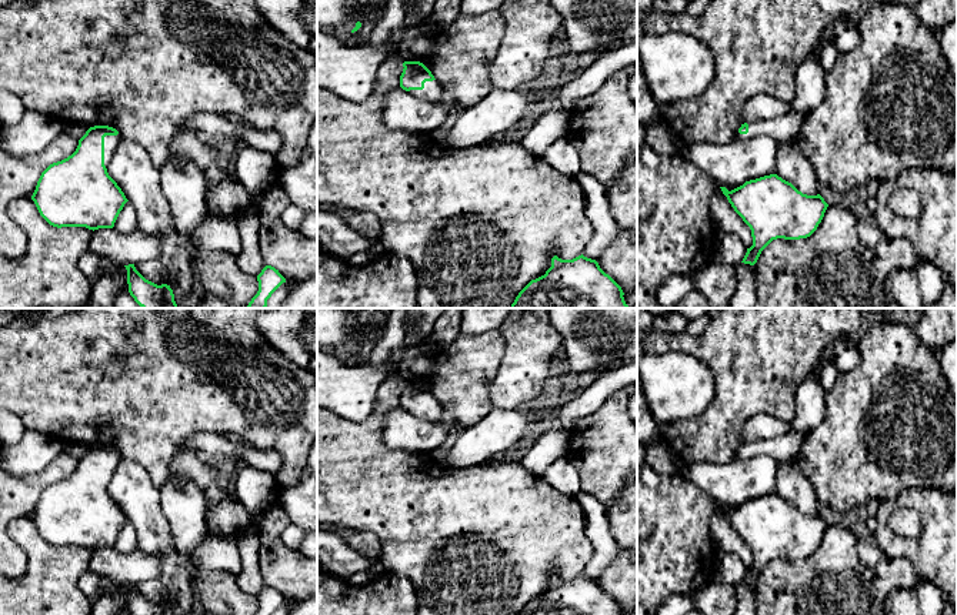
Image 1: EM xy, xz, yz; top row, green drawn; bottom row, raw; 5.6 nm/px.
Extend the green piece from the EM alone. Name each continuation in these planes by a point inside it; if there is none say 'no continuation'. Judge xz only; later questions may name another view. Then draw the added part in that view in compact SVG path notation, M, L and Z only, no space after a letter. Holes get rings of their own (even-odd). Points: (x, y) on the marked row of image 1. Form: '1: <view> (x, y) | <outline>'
1: xz (433, 90) | M426 81L423 90L410 90L411 96L426 100L426 101L440 101L444 94L443 86L437 81Z

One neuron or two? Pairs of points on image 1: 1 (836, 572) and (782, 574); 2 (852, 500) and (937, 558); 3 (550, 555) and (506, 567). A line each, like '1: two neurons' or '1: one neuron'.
1: one neuron
2: two neurons
3: one neuron

